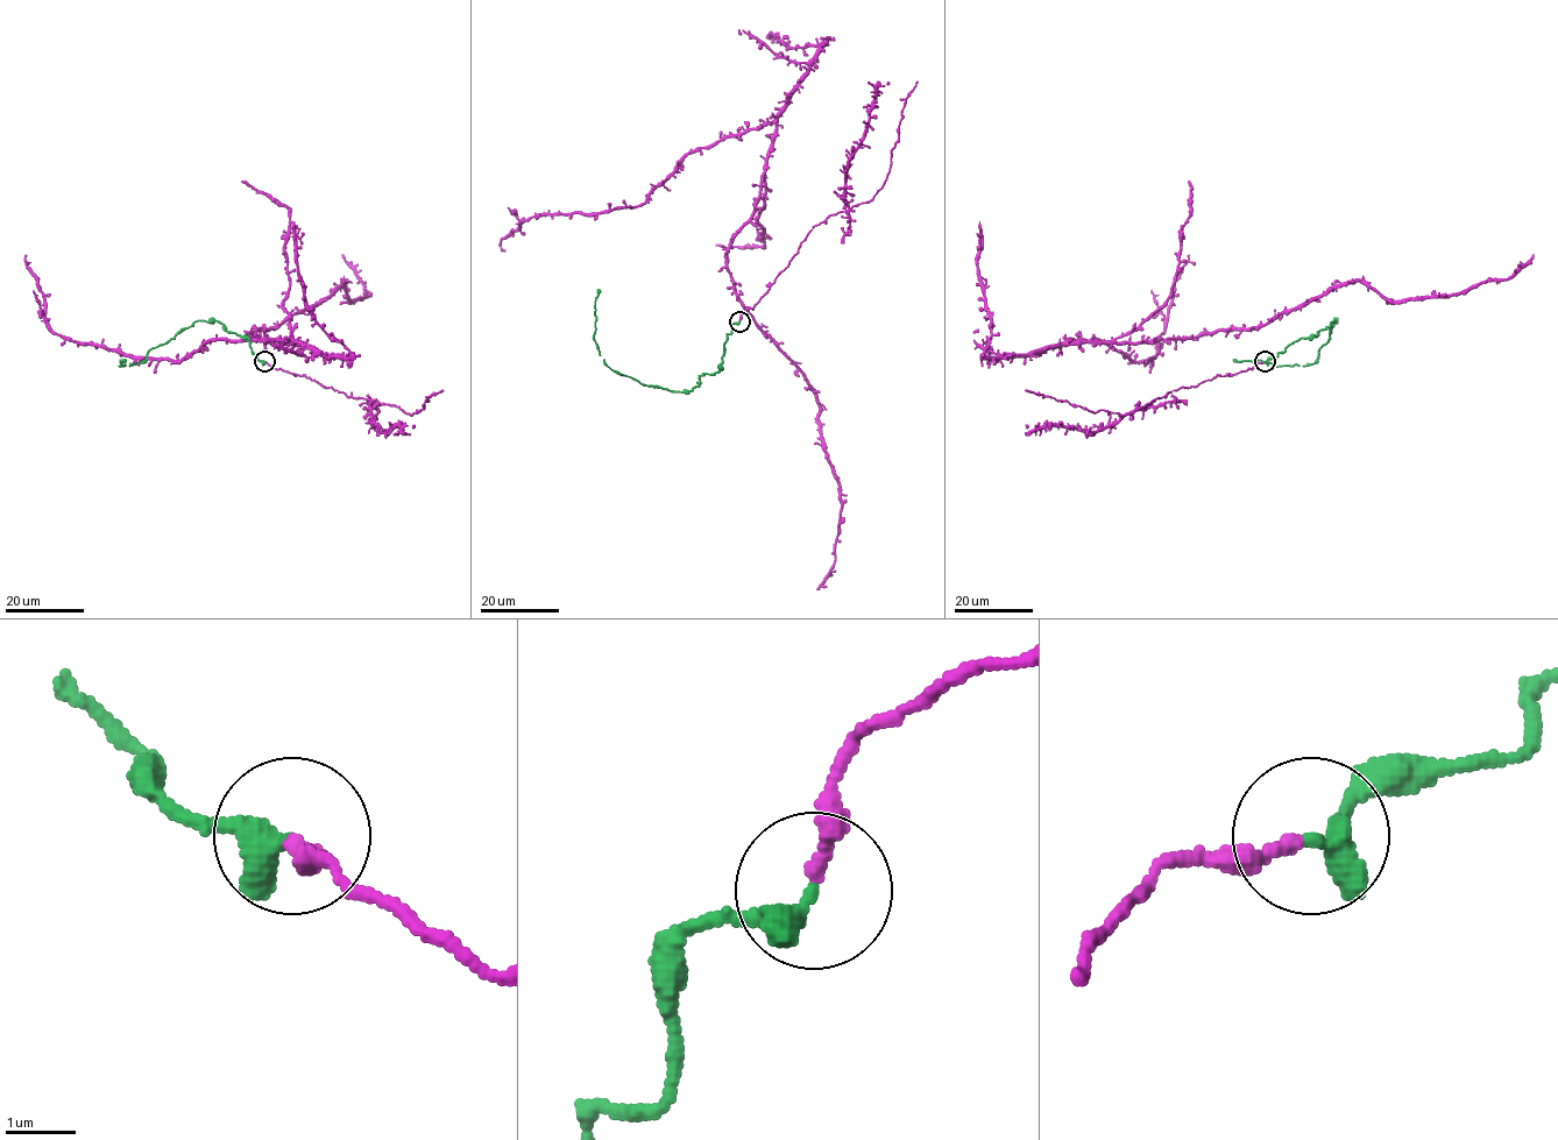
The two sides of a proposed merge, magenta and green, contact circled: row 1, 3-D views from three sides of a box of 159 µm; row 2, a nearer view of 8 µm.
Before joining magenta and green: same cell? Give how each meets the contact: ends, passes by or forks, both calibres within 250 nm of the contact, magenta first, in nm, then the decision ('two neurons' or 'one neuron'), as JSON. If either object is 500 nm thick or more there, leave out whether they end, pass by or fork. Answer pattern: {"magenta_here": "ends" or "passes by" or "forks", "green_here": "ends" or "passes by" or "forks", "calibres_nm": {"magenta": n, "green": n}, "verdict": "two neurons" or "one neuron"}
{"magenta_here": "ends", "green_here": "ends", "calibres_nm": {"magenta": 240, "green": 400}, "verdict": "one neuron"}

